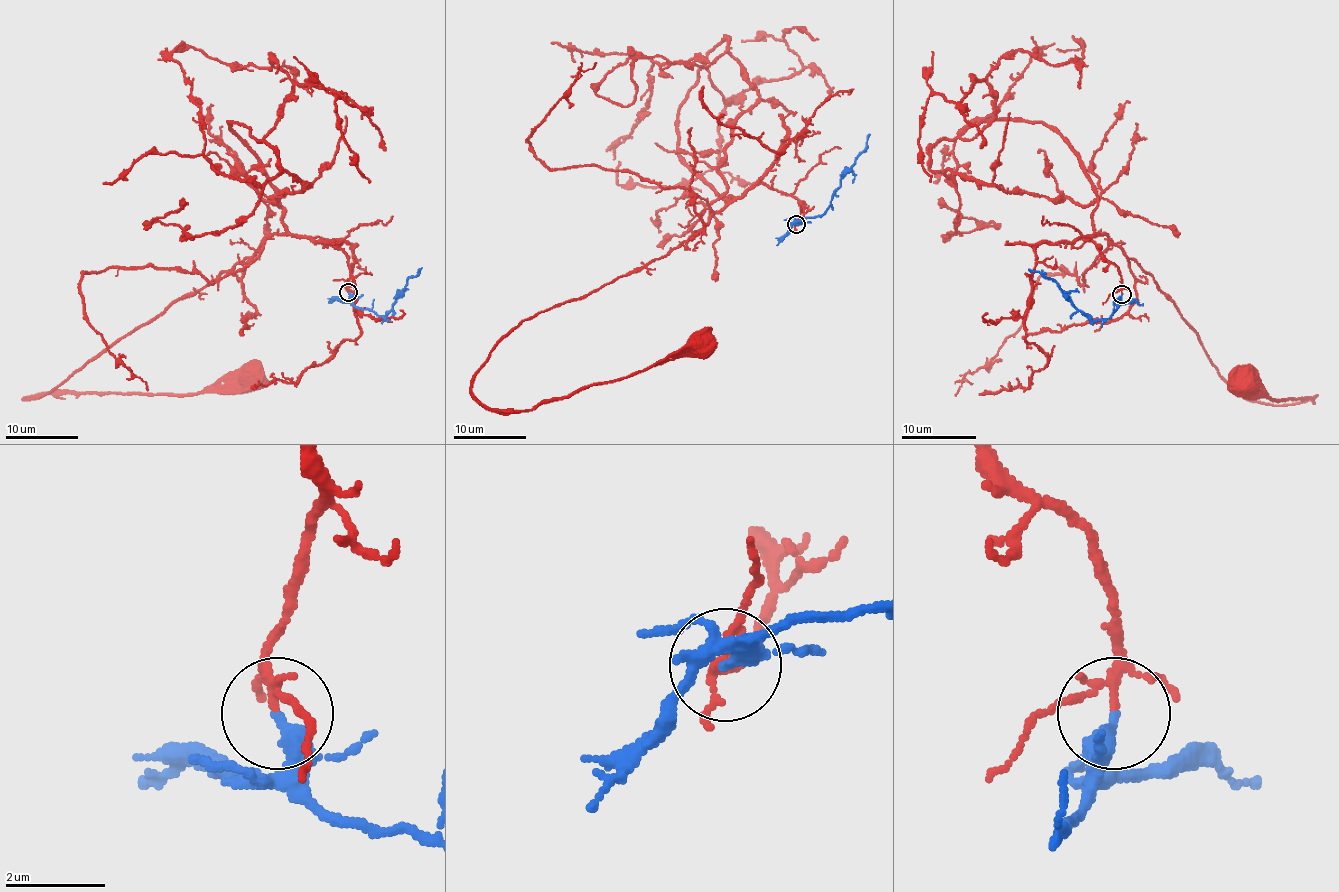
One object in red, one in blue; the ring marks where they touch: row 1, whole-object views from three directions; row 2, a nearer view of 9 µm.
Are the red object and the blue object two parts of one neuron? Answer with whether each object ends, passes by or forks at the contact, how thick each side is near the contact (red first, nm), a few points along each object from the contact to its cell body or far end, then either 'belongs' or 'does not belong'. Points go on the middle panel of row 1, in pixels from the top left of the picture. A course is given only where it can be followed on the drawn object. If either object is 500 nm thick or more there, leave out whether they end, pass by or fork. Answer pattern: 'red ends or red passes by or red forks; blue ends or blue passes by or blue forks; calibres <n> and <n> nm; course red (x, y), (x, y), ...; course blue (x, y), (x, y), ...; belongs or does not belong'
red forks; blue ends; calibres 100 and 360 nm; course red (797, 225), (793, 196), (753, 183), (663, 257), (524, 318), (472, 393), (492, 409), (531, 411), (701, 344); course blue (797, 225), (820, 216), (844, 174), (867, 143), (869, 134); belongs

